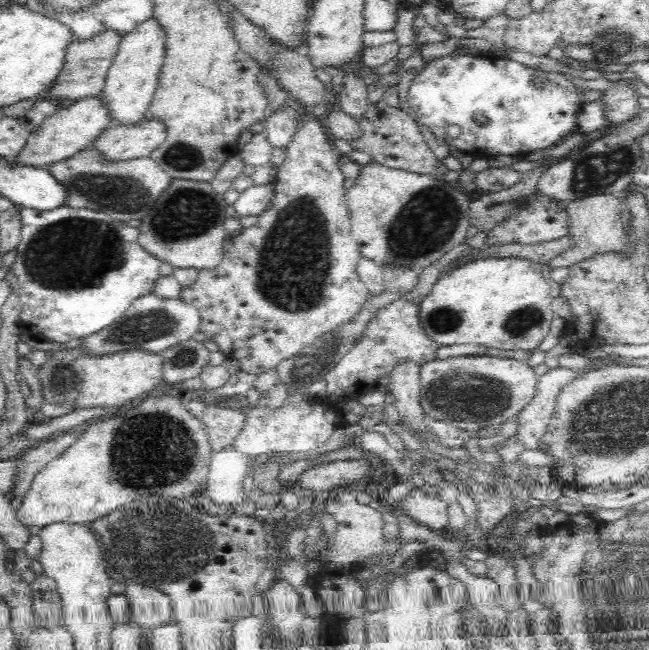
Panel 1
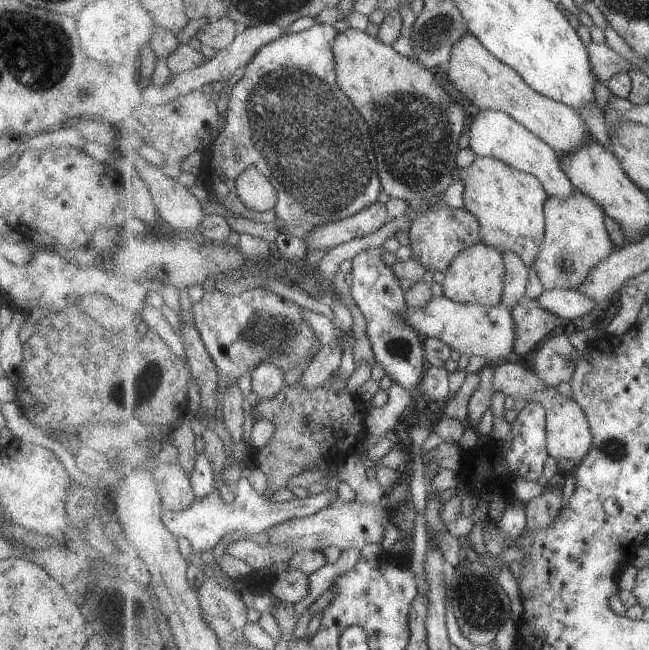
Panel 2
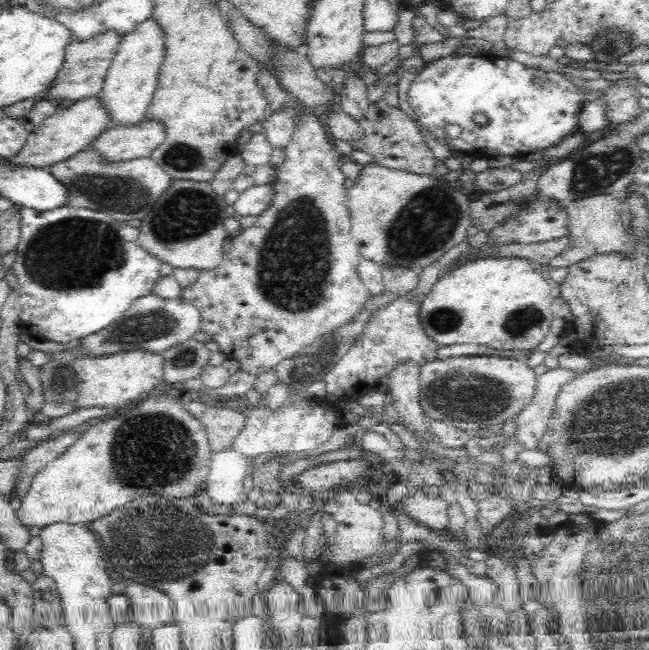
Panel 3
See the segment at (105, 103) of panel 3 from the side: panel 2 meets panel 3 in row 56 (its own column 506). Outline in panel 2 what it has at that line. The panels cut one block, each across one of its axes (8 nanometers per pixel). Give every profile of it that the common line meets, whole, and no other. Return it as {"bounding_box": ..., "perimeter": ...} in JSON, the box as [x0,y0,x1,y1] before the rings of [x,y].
{"bounding_box":[467,110,576,198],"perimeter":[[[495,110],[480,111],[467,133],[470,136],[469,147],[481,157],[491,157],[509,164],[521,172],[537,176],[549,196],[569,198],[573,196],[576,186],[569,180],[561,168],[560,155],[535,133],[514,120],[505,112]]]}

